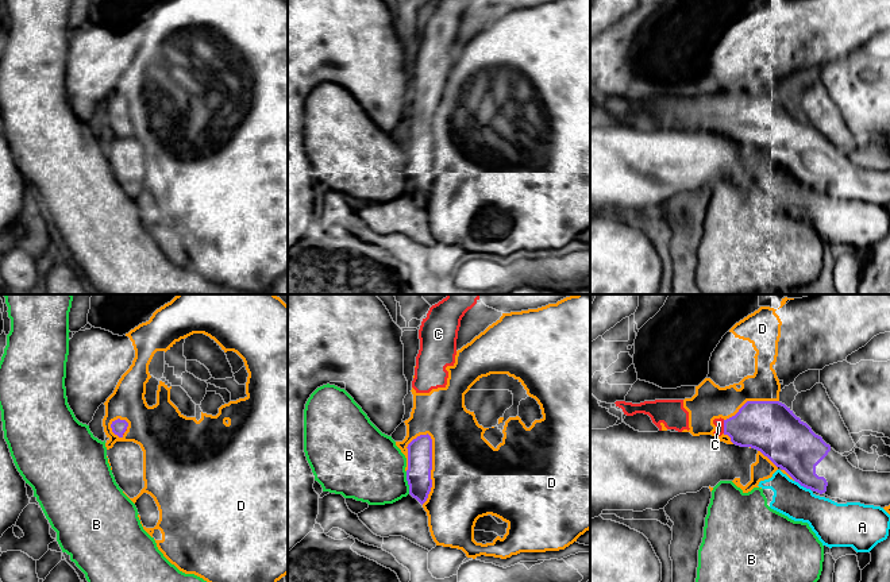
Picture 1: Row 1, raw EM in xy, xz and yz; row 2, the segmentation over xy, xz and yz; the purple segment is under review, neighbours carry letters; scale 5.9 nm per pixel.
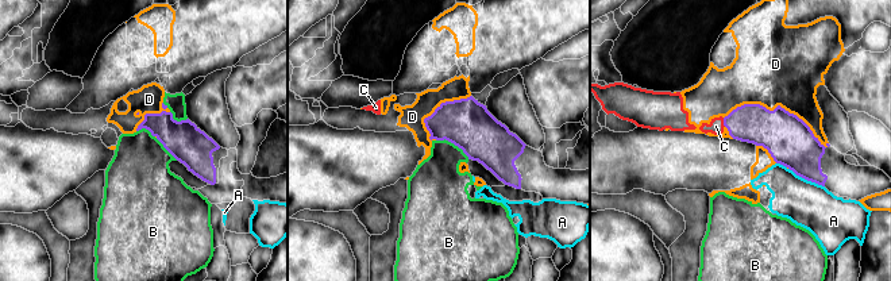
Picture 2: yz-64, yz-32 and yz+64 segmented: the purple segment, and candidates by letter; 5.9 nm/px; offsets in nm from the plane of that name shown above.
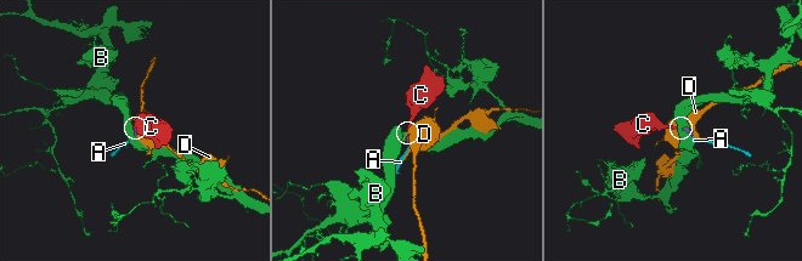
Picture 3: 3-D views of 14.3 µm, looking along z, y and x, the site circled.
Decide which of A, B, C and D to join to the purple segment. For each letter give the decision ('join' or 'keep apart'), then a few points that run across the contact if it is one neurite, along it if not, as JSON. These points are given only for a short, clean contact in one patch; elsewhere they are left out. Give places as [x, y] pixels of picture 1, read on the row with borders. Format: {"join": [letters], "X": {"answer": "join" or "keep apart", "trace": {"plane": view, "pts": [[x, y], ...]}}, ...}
{"join": ["C"], "A": {"answer": "keep apart", "trace": {"plane": "yz", "pts": [[794, 480], [810, 490]]}}, "B": {"answer": "keep apart"}, "C": {"answer": "join"}, "D": {"answer": "keep apart"}}

